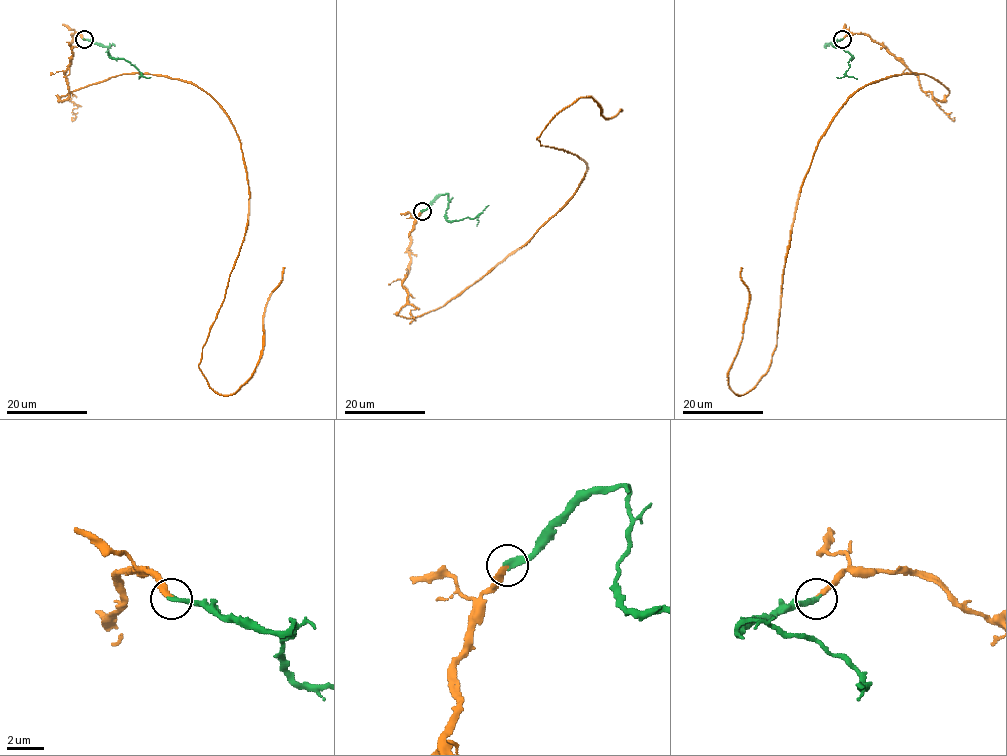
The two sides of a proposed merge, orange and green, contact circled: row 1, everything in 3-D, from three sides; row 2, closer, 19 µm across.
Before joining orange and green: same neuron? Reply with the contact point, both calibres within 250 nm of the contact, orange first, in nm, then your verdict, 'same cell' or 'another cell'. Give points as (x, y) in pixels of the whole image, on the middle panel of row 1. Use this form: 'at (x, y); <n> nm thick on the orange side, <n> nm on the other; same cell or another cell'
at (422, 211); 280 nm thick on the orange side, 280 nm on the other; same cell

